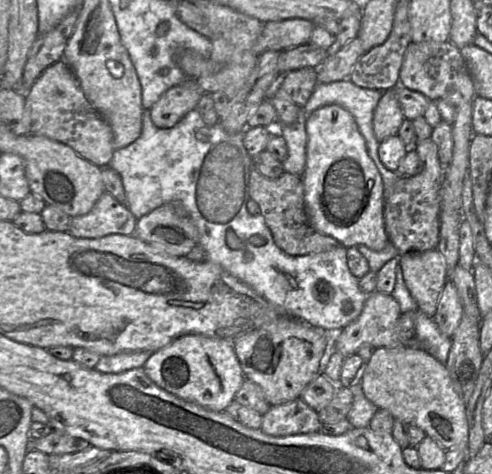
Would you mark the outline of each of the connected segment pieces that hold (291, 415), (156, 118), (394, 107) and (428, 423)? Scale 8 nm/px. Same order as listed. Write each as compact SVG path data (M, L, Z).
M298 398L288 403L270 406L262 417L260 429L265 434L283 437L317 433L320 432L321 425L318 412Z
M191 78L169 88L150 108L152 122L158 128L172 128L196 108L203 93L196 79Z
M397 88L384 91L374 109L372 119L373 132L378 142L398 134L403 120Z
M399 346L396 348L376 348L360 381L365 397L378 409L388 411L395 420L406 425L414 425L423 430L445 450L468 447L468 421L466 404L456 392L445 365L437 361L419 346Z

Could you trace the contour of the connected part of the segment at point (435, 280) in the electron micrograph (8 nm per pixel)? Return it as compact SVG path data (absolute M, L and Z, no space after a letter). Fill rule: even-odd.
M437 249L413 251L399 256L404 282L419 310L434 317L448 279L443 255Z

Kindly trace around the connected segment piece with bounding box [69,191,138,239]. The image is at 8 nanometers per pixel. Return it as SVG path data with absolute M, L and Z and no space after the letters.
M105 191L85 215L71 217L69 233L78 238L97 239L110 234L133 235L138 219Z

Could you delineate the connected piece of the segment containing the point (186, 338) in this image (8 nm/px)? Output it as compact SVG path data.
M186 334L154 352L144 365L147 376L160 388L211 411L224 412L243 385L245 375L231 339Z

